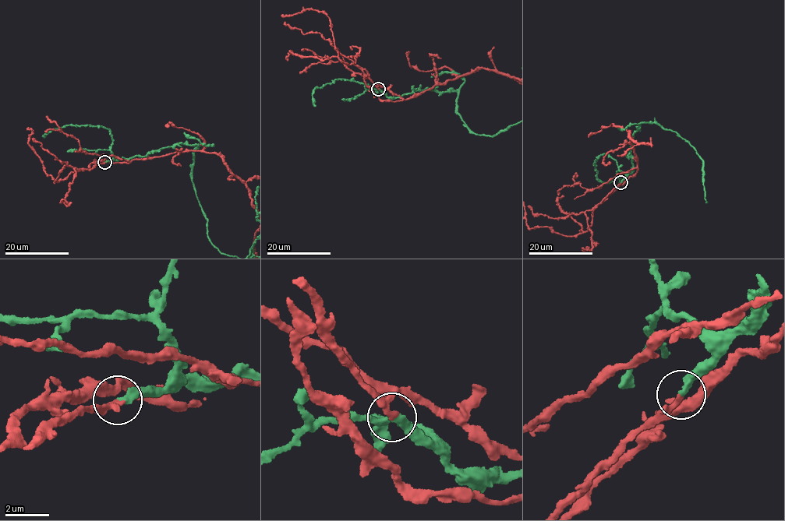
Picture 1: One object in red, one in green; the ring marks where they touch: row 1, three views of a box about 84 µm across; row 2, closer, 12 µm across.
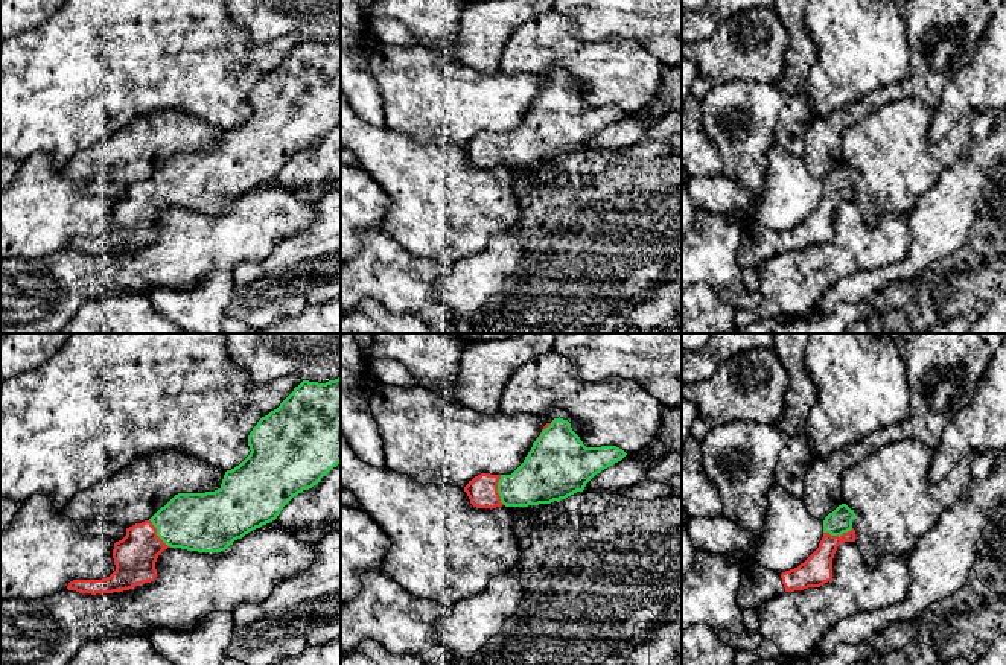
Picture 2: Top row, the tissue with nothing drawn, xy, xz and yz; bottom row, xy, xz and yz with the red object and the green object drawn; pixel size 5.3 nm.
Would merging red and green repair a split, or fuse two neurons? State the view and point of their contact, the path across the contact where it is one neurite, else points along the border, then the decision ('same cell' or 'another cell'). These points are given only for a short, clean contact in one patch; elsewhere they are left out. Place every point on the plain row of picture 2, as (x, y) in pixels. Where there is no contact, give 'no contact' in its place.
contact xz (496, 149); another cell

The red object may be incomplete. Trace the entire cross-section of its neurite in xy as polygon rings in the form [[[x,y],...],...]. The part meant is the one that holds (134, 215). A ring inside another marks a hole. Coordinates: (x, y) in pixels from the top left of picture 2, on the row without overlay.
[[[151,180],[126,187],[126,195],[114,202],[113,218],[116,230],[102,239],[73,239],[68,250],[79,253],[113,253],[151,242],[157,236],[155,221],[167,208]]]

